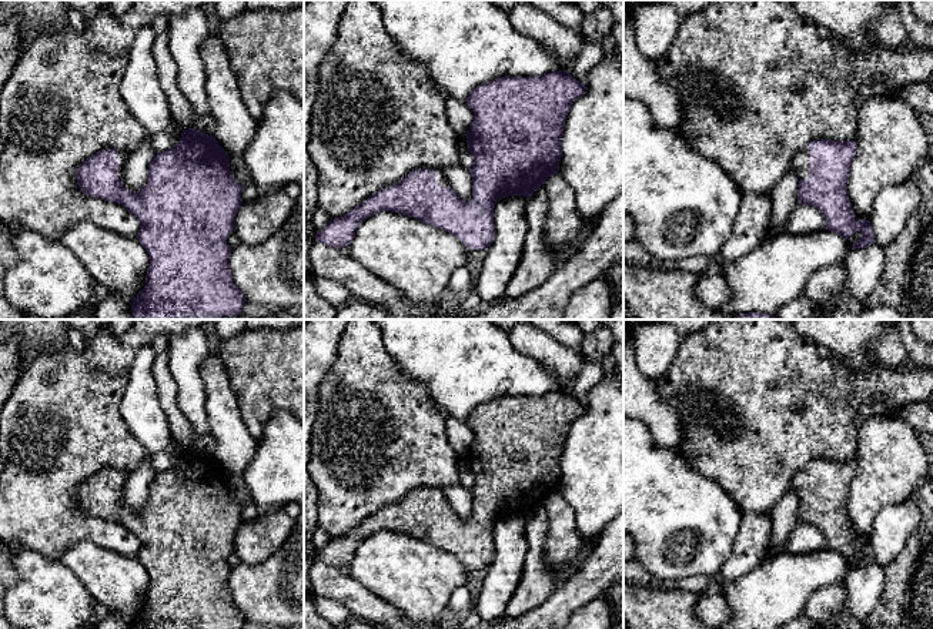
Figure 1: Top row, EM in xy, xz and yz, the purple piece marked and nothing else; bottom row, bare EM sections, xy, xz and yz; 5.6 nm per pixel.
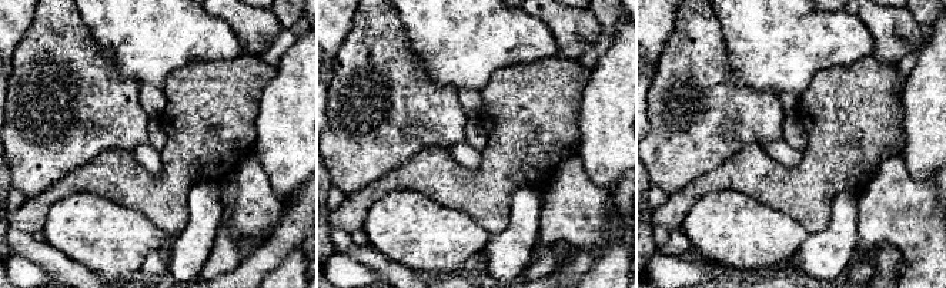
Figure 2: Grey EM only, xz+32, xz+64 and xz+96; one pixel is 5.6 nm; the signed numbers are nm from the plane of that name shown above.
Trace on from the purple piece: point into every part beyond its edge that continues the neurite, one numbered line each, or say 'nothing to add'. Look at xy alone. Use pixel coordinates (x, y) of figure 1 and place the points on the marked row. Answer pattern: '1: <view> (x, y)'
1: xy (121, 156)

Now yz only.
1: yz (801, 161)

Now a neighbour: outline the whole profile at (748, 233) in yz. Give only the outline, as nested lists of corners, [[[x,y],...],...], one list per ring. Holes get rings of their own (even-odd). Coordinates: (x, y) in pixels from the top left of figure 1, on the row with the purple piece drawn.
[[[743,194],[733,231],[715,255],[719,272],[730,262],[750,254],[765,241],[770,210],[772,198],[769,194]]]

